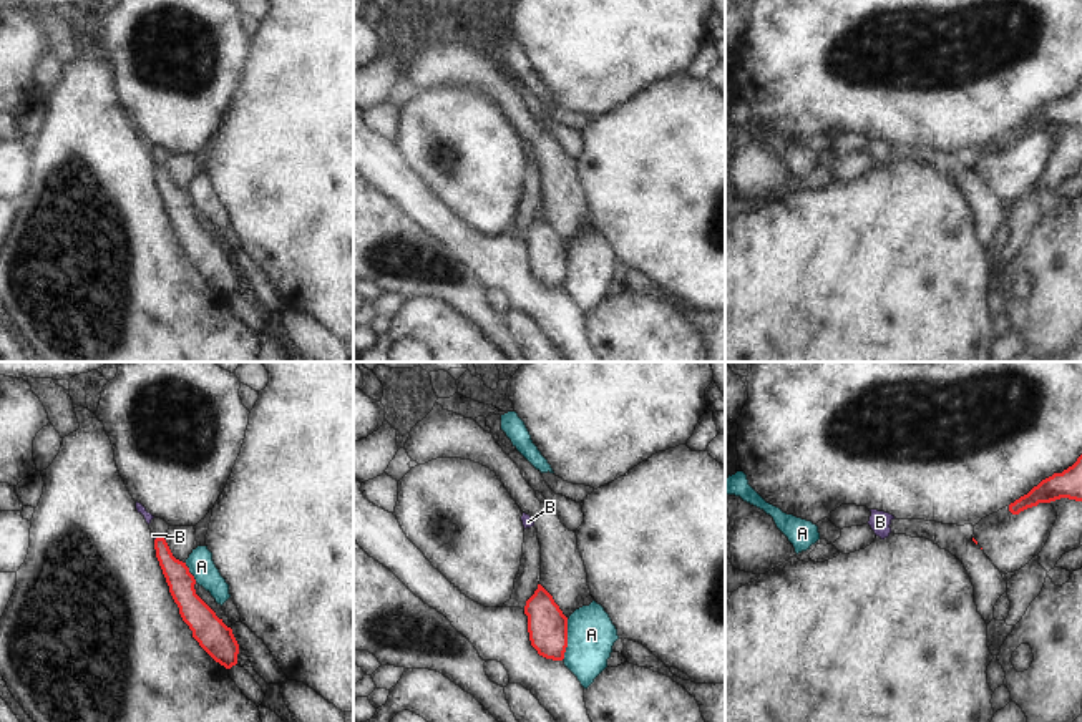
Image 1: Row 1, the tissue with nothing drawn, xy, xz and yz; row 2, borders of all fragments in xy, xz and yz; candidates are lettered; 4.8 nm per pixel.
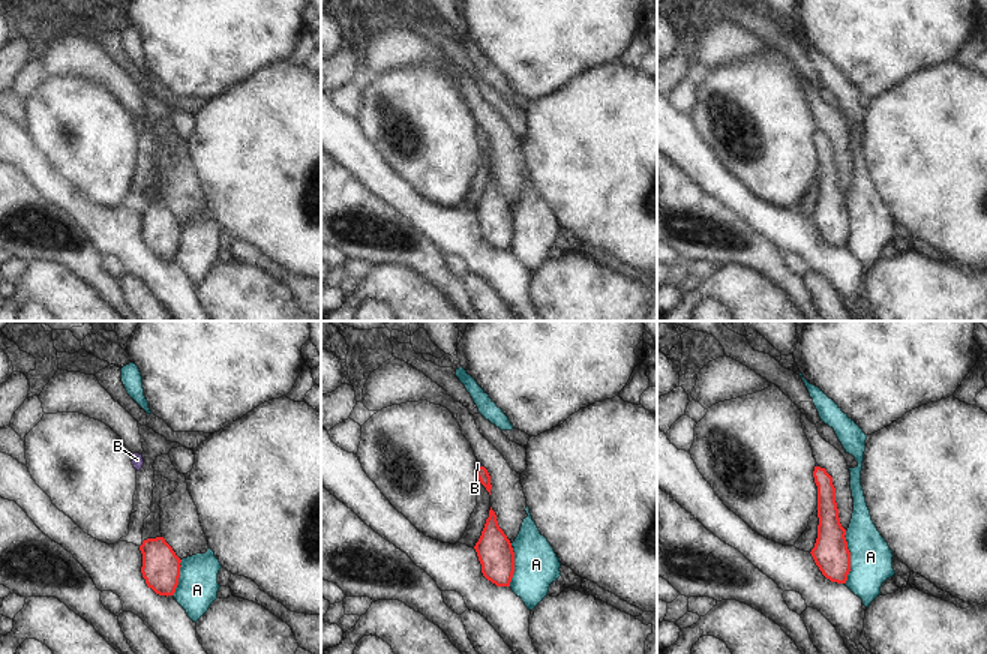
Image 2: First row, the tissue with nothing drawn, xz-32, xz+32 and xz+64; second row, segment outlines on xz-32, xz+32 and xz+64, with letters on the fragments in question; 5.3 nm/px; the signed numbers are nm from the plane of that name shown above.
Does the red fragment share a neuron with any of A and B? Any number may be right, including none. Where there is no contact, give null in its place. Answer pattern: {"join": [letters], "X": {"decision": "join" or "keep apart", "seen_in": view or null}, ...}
{"join": ["B"], "A": {"decision": "keep apart", "seen_in": "xz"}, "B": {"decision": "join", "seen_in": "xy"}}

